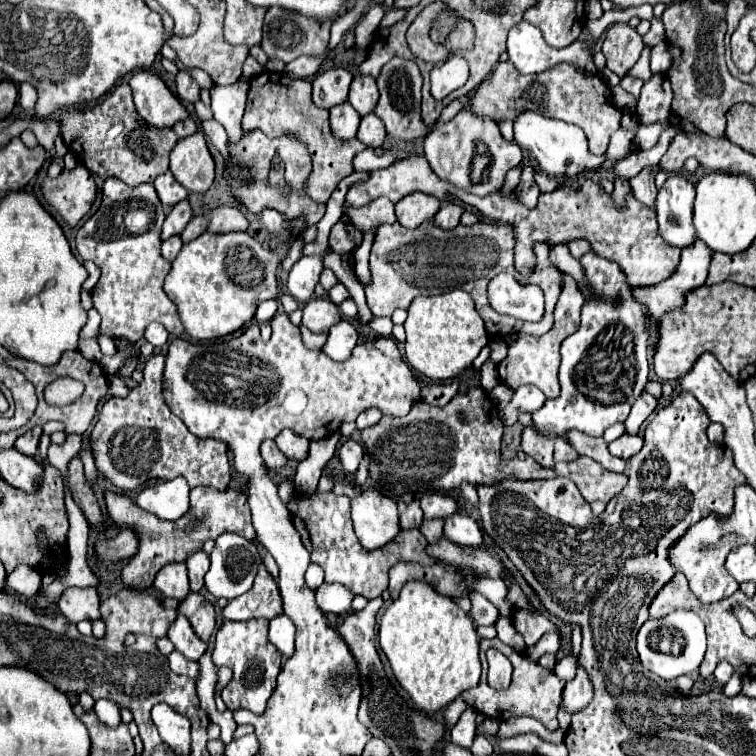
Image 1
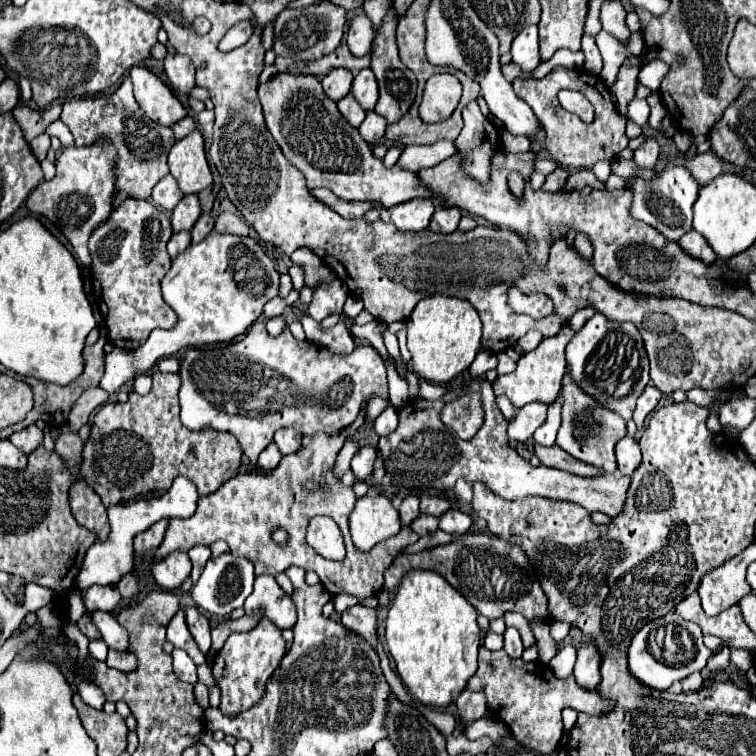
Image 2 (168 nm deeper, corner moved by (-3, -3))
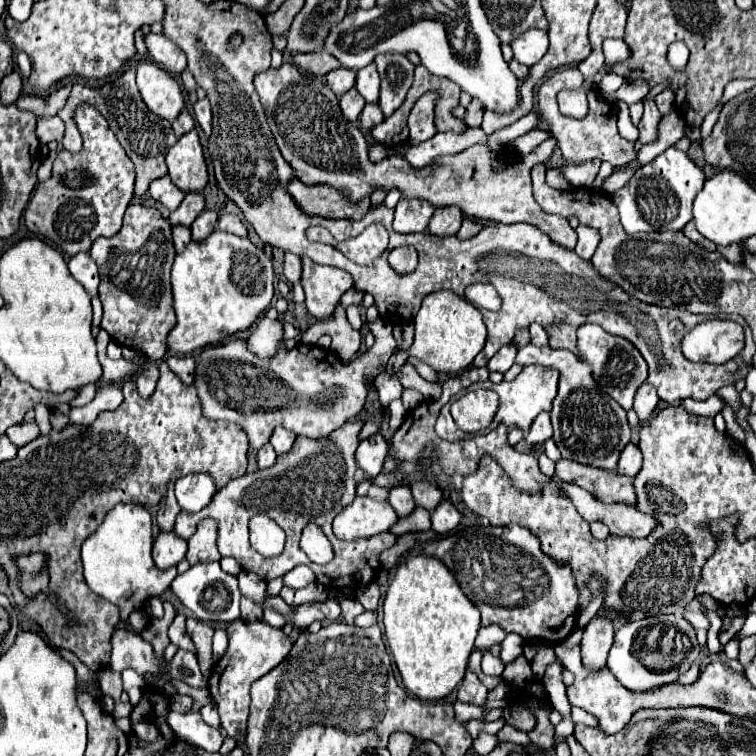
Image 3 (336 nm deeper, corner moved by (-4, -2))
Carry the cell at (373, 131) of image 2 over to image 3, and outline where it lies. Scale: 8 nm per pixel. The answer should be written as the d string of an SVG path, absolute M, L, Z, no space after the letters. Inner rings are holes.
M377 102L375 104L365 104L365 108L363 108L361 116L359 116L359 124L361 124L361 128L371 130L379 122L383 122L383 118L385 116L383 116L383 112L381 112L381 108L379 108Z

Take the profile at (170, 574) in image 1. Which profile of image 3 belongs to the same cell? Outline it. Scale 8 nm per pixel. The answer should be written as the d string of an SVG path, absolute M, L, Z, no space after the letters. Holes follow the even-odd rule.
M173 530L159 532L159 536L155 538L153 560L161 570L177 566L177 562L185 558L185 552L187 552L187 542L181 536L177 536Z

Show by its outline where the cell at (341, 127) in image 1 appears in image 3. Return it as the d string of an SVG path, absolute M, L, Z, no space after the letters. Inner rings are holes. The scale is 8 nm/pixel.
M351 88L349 92L345 92L343 96L339 96L339 106L341 106L341 112L347 120L351 122L357 122L363 106L365 106L365 100L363 96L359 96L359 92L355 88Z

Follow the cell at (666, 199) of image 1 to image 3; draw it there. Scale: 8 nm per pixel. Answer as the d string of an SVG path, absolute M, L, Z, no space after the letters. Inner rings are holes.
M669 146L651 164L641 166L635 176L617 192L611 194L611 202L619 208L621 224L627 234L637 232L679 232L693 216L691 206L697 192L703 188L703 170L687 156L687 152Z

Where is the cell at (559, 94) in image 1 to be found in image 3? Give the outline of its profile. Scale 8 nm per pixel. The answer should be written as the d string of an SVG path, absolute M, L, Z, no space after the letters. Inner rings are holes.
M557 74L551 76L539 88L539 112L541 112L541 118L549 126L549 132L557 138L563 158L569 164L583 164L583 162L599 158L601 162L609 162L613 168L623 168L623 166L631 164L637 158L637 152L633 148L633 142L619 136L615 108L611 104L599 100L595 92L589 92L589 114L581 120L567 118L557 110L557 104L555 104L555 78L557 78Z

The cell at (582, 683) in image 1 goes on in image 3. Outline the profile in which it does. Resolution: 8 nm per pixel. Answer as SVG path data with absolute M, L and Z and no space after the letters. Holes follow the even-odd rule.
M595 616L587 624L581 640L581 656L589 670L597 670L605 666L607 654L613 644L613 634L615 634L615 626L607 616Z

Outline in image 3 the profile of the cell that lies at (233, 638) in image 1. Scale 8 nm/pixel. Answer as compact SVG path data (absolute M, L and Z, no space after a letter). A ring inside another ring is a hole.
M235 620L235 622L229 624L227 632L229 632L227 654L215 664L207 688L211 692L213 704L219 710L221 726L227 730L229 738L239 742L239 740L245 740L245 738L237 738L237 736L247 732L247 718L249 718L249 704L251 704L251 696L249 696L251 684L255 680L259 680L261 676L265 676L267 672L271 672L277 664L281 664L285 660L285 656L289 654L293 642L283 634L283 630L273 628L273 626L269 626L267 622L261 622L261 620L257 620L257 622Z

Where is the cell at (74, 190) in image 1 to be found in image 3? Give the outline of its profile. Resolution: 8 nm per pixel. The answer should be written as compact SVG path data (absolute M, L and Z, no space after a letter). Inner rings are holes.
M83 102L75 108L73 120L81 132L83 148L75 154L67 150L57 152L51 178L37 184L23 214L25 226L33 234L49 238L69 256L89 252L95 238L111 238L119 232L135 186L135 168L103 114Z

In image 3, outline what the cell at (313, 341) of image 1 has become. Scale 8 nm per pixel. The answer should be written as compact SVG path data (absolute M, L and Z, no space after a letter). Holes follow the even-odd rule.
M351 288L343 298L341 298L341 306L343 308L347 308L347 306L351 306L351 304L361 304L363 302L363 292L359 292L357 288Z

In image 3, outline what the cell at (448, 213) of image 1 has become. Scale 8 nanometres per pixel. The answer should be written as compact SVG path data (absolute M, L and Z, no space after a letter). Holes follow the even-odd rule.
M457 206L435 208L435 214L429 220L429 234L455 236L461 222L463 222L463 212Z

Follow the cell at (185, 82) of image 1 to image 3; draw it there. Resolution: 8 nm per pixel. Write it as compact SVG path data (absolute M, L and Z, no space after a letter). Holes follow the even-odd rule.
M153 32L145 34L145 46L147 46L147 52L151 54L151 58L167 72L181 74L187 68L185 54L165 34L153 34Z

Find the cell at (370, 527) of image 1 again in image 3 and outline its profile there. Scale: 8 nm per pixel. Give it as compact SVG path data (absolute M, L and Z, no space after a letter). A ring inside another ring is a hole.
M357 496L333 520L333 534L341 540L371 538L375 534L387 532L395 522L397 514L389 506L389 502L377 502L369 496Z

